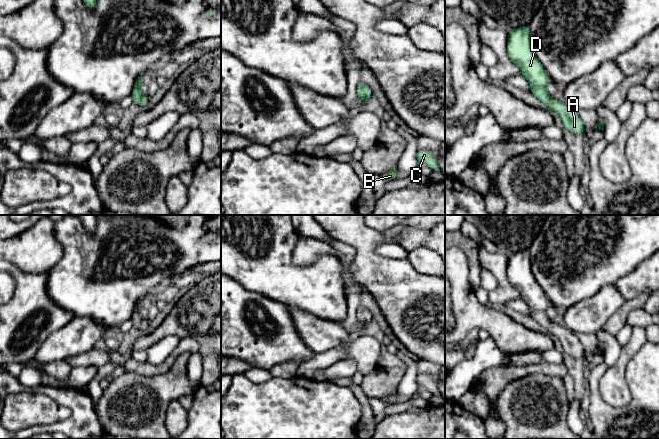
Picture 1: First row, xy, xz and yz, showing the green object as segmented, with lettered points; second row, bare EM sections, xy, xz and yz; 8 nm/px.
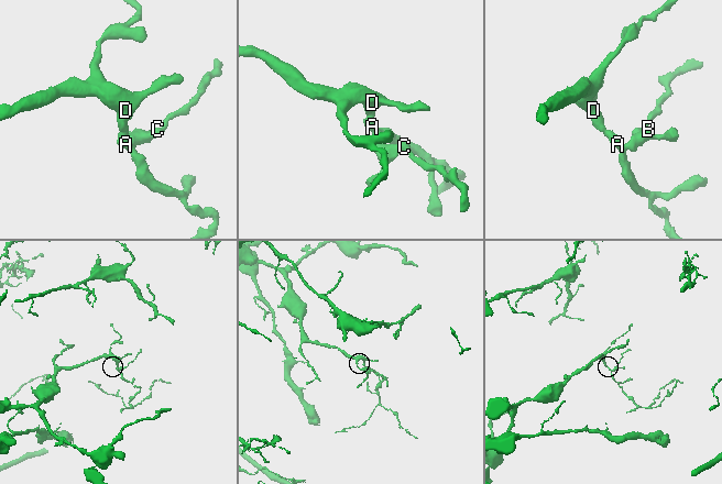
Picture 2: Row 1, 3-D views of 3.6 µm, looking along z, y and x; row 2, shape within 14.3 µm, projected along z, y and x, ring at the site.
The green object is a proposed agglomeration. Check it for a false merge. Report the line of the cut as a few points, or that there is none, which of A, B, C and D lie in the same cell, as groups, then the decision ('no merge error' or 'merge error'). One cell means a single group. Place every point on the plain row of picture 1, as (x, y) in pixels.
cut none; groups A B C D; no merge error

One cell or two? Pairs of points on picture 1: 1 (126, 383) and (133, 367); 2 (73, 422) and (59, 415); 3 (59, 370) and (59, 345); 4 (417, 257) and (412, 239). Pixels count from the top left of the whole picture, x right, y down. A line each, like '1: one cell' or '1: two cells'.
1: two cells
2: two cells
3: two cells
4: two cells

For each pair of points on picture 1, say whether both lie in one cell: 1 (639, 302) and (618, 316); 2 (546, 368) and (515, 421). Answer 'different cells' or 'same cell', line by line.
1: same cell
2: different cells

